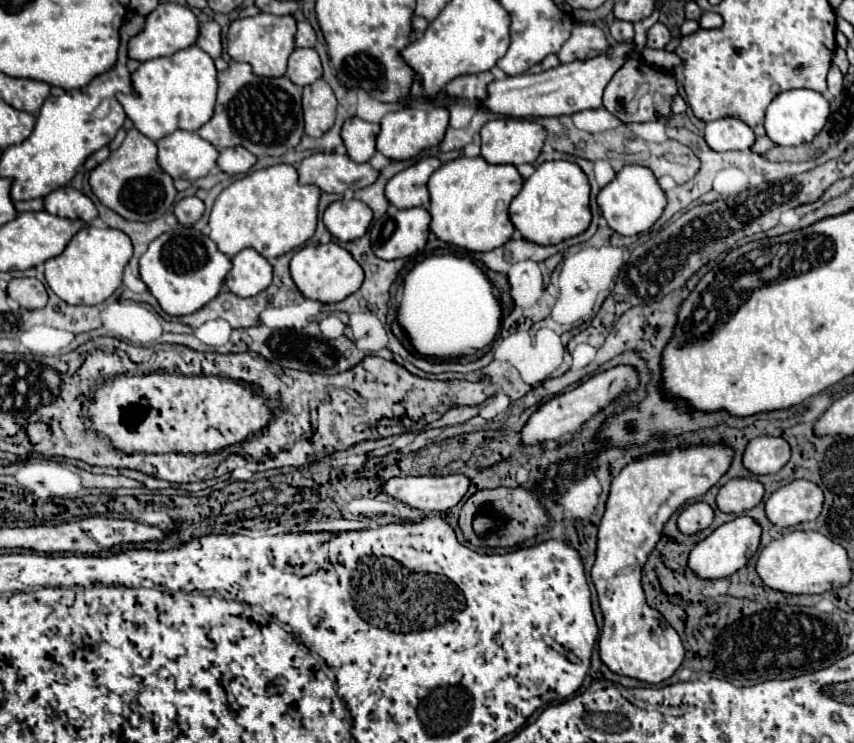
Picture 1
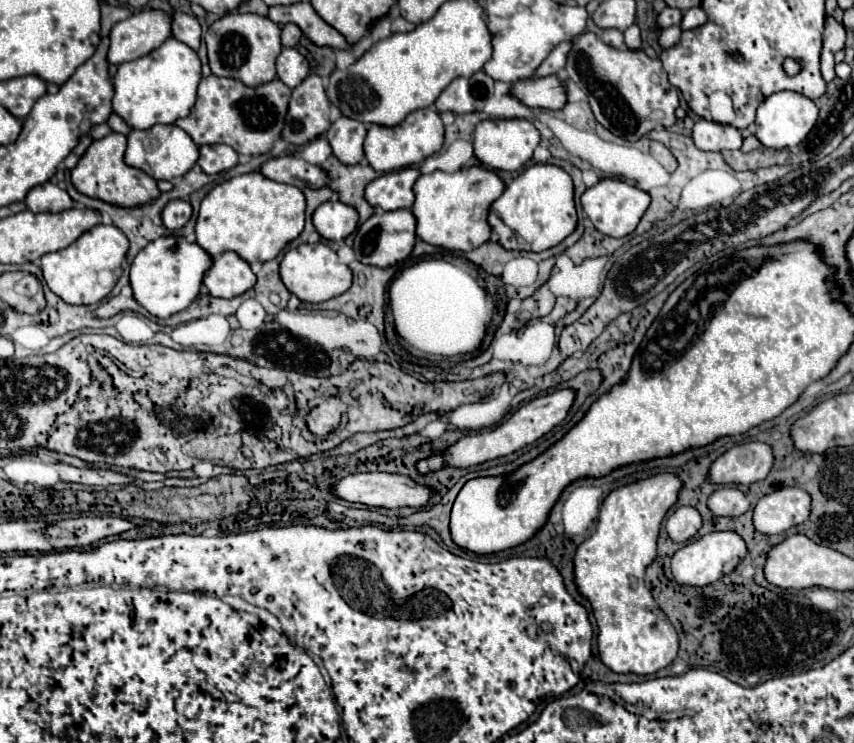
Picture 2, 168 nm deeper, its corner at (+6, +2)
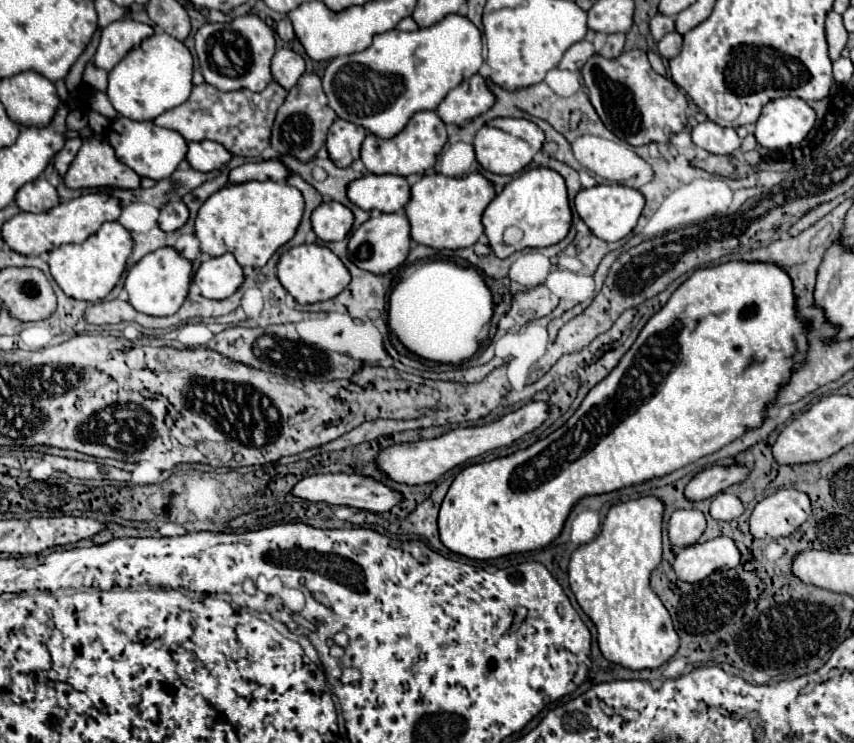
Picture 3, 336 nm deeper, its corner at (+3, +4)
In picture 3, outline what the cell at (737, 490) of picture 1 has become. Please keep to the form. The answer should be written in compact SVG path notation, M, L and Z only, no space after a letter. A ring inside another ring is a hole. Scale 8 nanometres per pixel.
M717 493L711 503L711 517L717 521L731 521L739 515L743 515L745 507L741 499L733 493Z

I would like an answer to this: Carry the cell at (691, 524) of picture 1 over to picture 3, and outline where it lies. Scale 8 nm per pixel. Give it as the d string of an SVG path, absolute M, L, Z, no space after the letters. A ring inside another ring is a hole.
M677 509L669 519L669 541L677 547L689 547L705 531L705 515L699 509Z

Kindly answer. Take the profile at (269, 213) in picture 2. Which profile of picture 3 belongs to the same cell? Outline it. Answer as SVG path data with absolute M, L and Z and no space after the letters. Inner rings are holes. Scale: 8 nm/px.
M247 181L215 191L199 209L195 237L211 257L233 253L241 267L263 267L269 257L297 233L305 209L299 189L287 181Z

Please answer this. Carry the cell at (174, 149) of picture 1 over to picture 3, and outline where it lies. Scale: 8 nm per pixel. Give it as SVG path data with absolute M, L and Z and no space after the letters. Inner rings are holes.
M119 117L111 121L109 129L105 131L105 137L115 147L117 159L131 167L141 177L151 177L155 181L161 181L165 177L171 177L171 173L179 167L179 163L187 157L187 141L181 133L175 133L173 129L163 129L155 125L153 121L131 121L127 117Z

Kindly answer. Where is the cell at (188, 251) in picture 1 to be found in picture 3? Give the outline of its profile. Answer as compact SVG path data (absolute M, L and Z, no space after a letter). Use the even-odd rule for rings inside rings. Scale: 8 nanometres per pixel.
M163 247L155 249L155 253L147 253L141 261L137 261L125 279L125 291L129 293L129 303L145 313L155 317L167 317L171 313L177 313L177 309L183 305L185 297L189 295L193 279L193 261L183 257L175 247Z

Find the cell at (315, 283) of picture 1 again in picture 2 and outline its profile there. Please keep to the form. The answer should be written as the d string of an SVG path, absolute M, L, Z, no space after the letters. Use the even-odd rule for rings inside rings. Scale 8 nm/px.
M306 243L306 245L300 245L296 249L290 249L282 257L280 277L282 277L282 283L286 285L286 289L292 295L296 295L300 301L306 301L306 303L328 301L332 297L342 295L352 285L352 271L350 271L350 267L340 263L336 251L332 251L324 243L314 243L314 245Z

